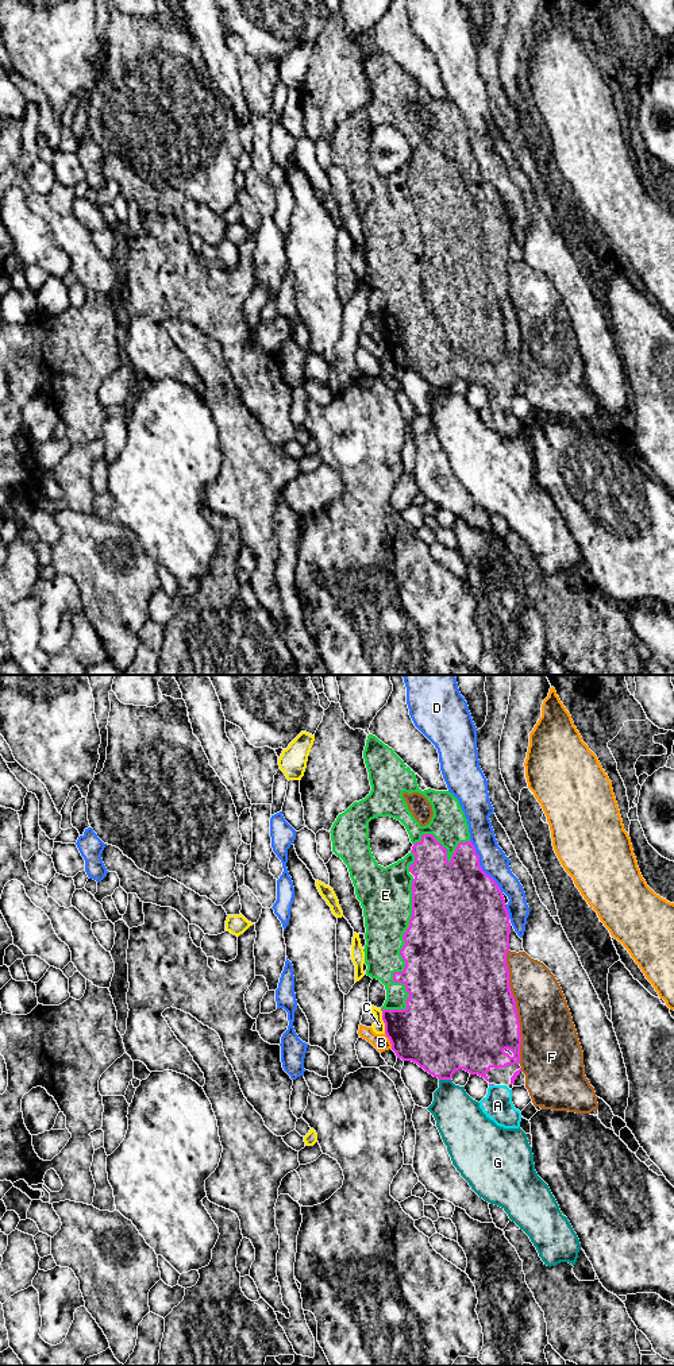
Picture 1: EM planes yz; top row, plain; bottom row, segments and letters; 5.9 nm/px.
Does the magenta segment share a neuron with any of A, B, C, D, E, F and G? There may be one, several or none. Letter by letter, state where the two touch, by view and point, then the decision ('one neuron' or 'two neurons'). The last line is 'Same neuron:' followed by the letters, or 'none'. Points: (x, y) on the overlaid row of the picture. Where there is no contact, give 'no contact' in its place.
A: yz (492, 1084) | one neuron
B: yz (389, 1040) | two neurons
C: yz (384, 1022) | two neurons
D: yz (480, 867) | two neurons
E: yz (404, 960) | one neuron
F: yz (515, 1007) | two neurons
G: yz (445, 1079) | two neurons
Same neuron: A, E

